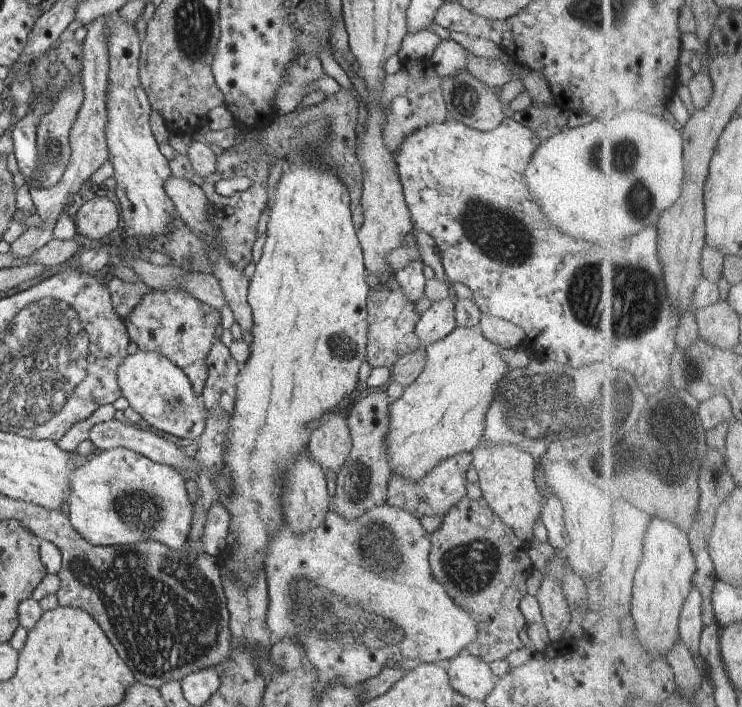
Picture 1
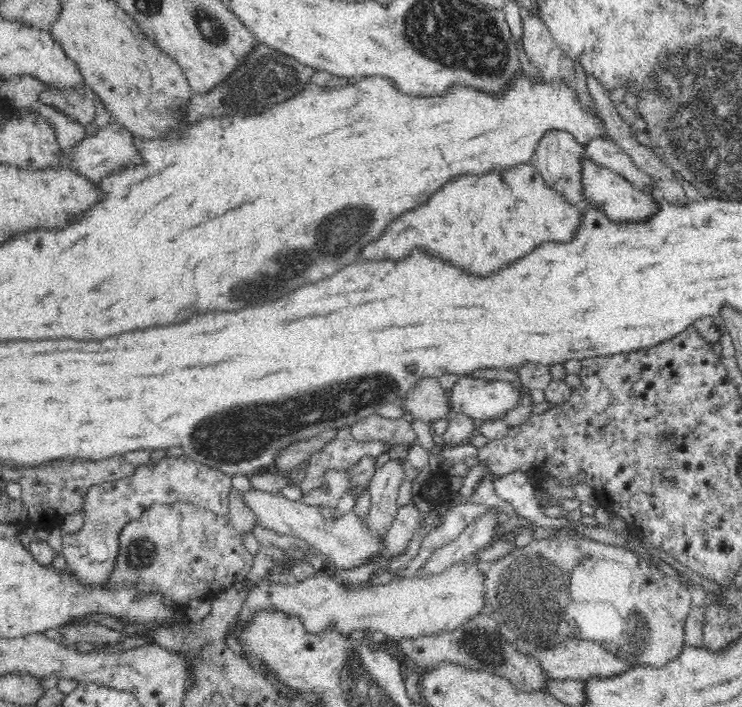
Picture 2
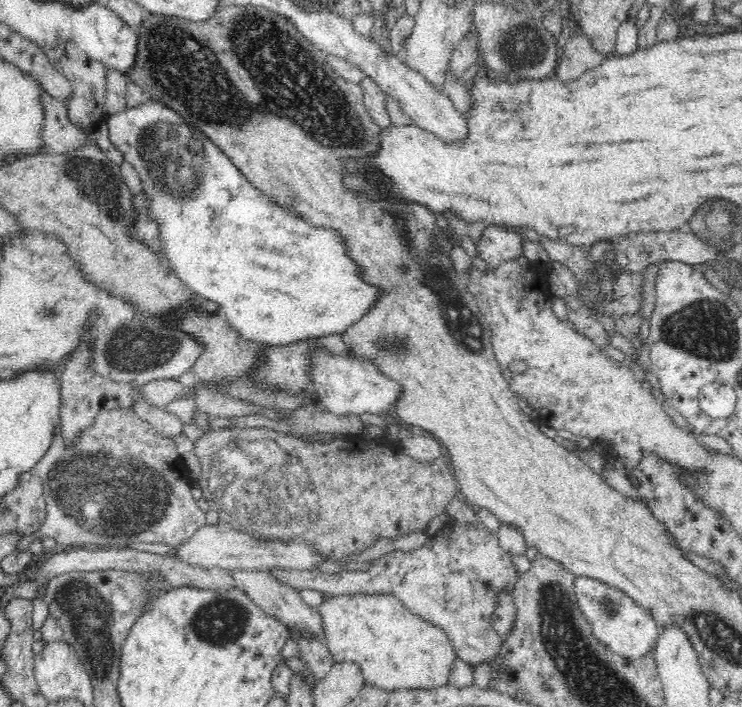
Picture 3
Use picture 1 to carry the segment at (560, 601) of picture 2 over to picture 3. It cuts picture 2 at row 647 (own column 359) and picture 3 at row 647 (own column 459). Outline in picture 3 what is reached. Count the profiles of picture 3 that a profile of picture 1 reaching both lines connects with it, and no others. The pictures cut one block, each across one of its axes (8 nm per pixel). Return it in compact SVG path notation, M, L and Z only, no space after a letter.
M577 577L574 589L576 589L578 607L592 625L594 635L611 651L628 658L638 658L654 649L660 628L652 611L636 603L632 597L615 586L592 578Z

